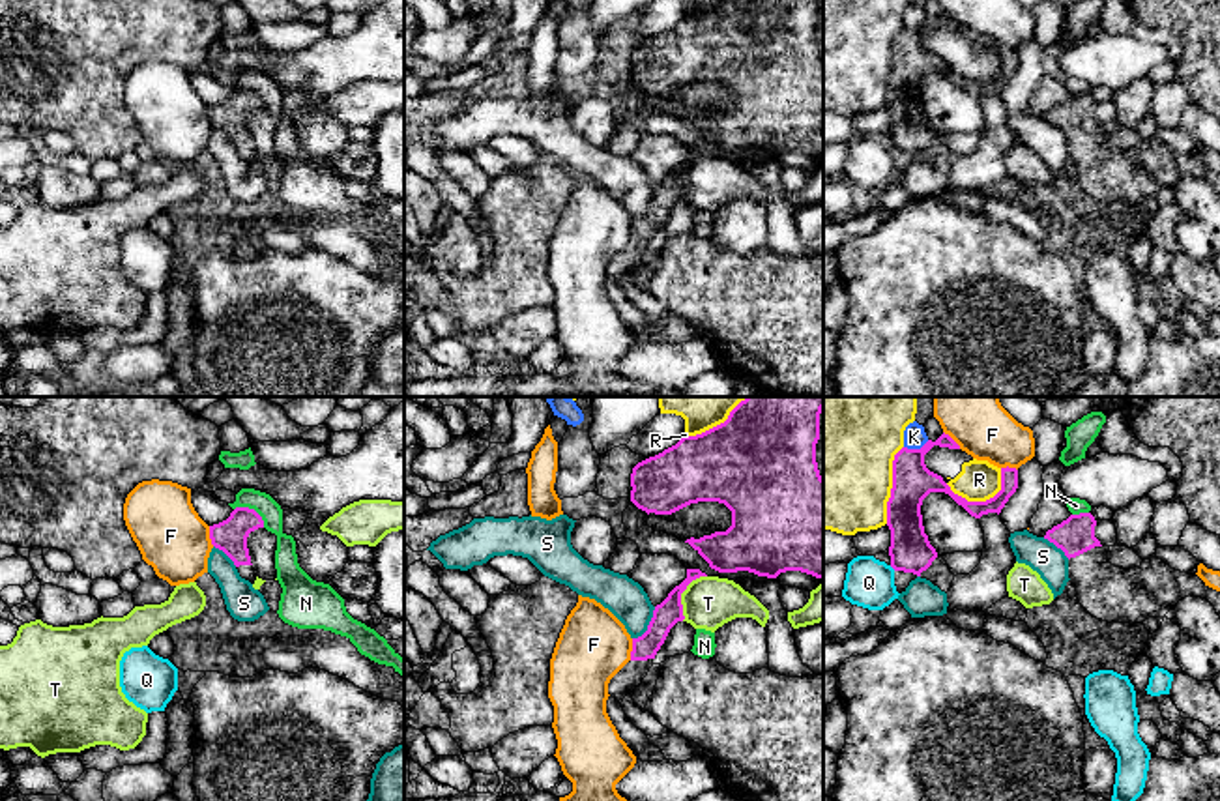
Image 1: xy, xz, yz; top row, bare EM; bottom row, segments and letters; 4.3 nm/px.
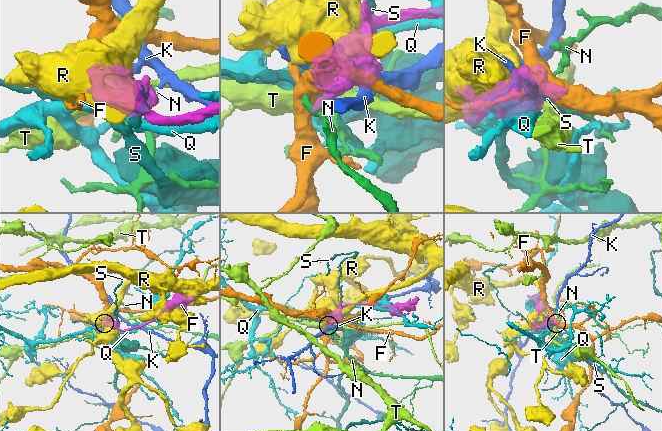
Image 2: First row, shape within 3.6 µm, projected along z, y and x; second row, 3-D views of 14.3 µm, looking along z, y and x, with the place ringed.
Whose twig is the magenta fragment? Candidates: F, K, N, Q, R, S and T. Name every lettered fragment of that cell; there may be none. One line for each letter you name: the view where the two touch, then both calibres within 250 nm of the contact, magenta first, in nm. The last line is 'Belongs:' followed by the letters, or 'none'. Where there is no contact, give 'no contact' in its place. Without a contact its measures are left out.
Belongs: none

